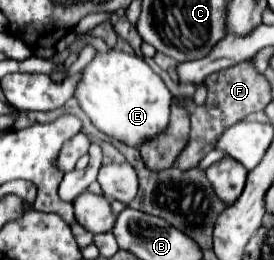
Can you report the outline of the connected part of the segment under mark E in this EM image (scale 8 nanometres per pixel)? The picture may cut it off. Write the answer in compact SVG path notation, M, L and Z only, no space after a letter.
M120 49L96 51L94 59L82 69L74 97L100 131L128 145L138 147L144 139L158 135L168 125L172 93L164 81L148 67L148 63L134 53Z

